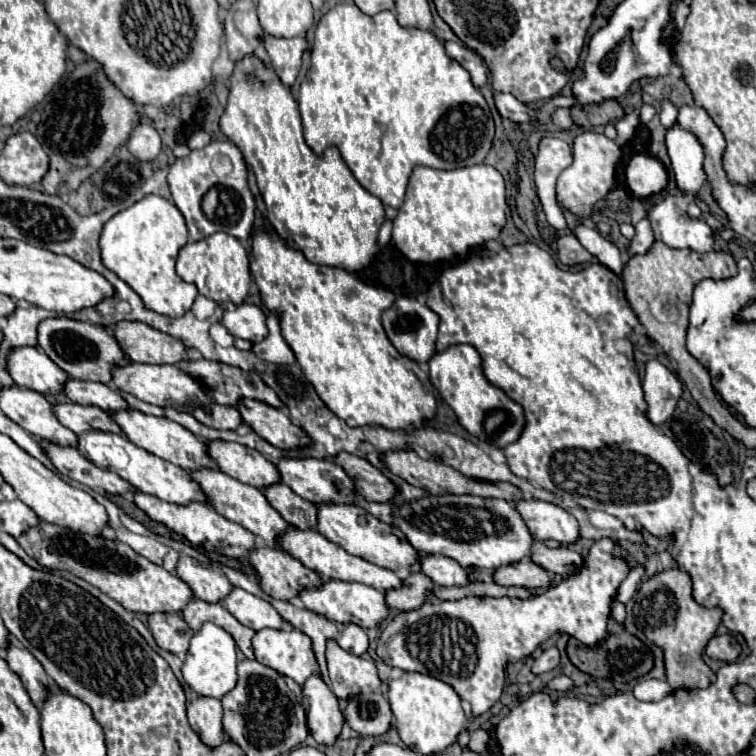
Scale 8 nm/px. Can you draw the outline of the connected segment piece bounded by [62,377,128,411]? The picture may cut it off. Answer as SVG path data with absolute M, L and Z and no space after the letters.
M66 379L62 393L72 401L80 405L96 405L104 411L116 411L116 409L126 409L126 401L108 385L104 383L88 383L88 381L78 381L78 379Z

